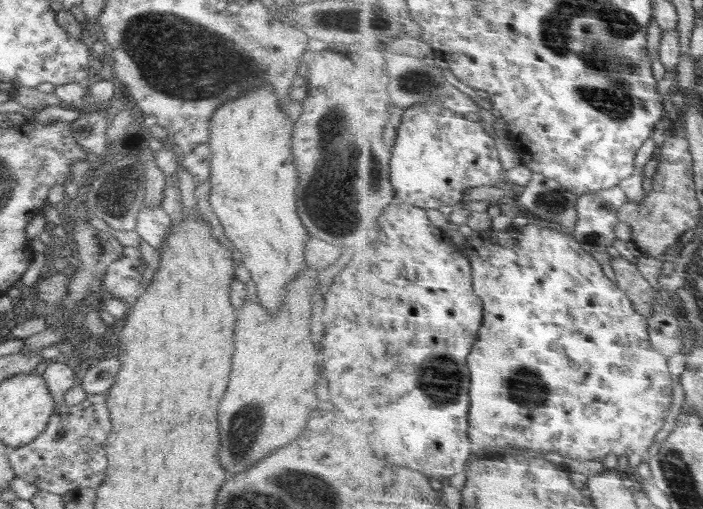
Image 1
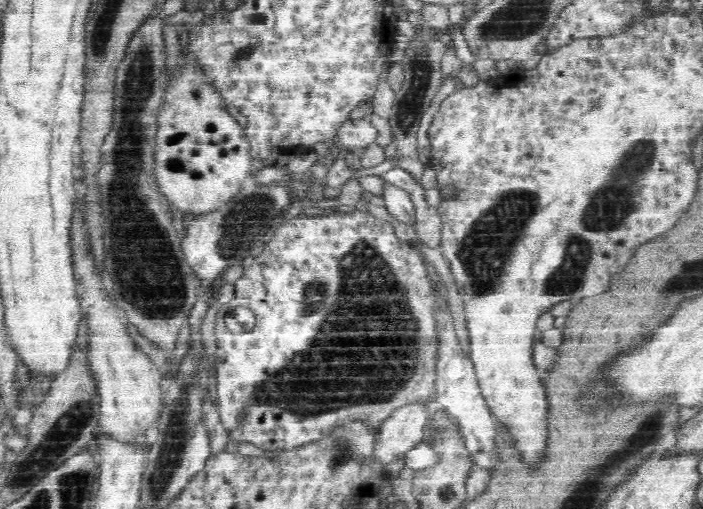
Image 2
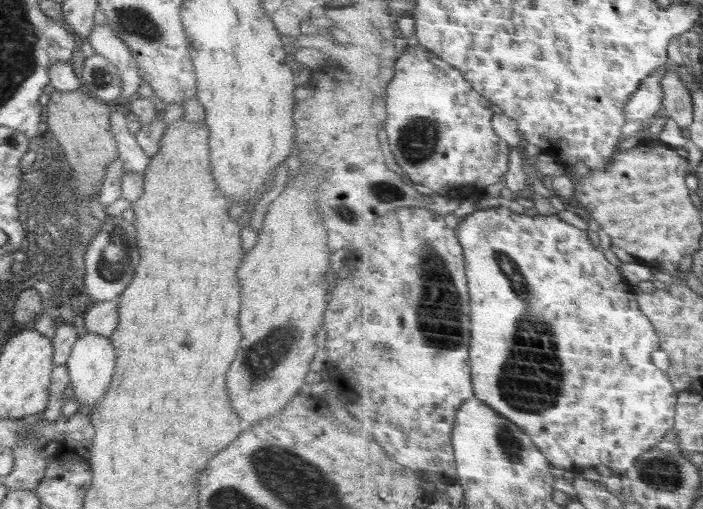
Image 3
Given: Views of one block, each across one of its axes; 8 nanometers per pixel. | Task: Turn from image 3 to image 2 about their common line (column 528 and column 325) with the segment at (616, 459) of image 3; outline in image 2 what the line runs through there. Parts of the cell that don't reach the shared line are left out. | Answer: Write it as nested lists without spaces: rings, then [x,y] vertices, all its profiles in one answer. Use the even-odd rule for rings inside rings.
[[[361,205],[356,208],[342,208],[329,215],[311,217],[298,216],[280,224],[274,236],[264,245],[262,254],[252,255],[248,261],[246,272],[240,280],[236,280],[238,296],[228,304],[222,304],[216,314],[217,349],[214,355],[216,370],[216,404],[222,426],[228,433],[229,440],[239,443],[252,443],[264,450],[281,452],[302,446],[326,434],[330,428],[338,426],[338,422],[346,422],[352,418],[368,418],[384,420],[394,408],[404,403],[415,402],[416,399],[431,400],[435,405],[434,389],[434,354],[436,354],[435,325],[432,310],[435,296],[427,277],[426,268],[419,252],[412,243],[401,241],[396,237],[394,228],[385,219],[368,213]],[[235,308],[246,308],[252,312],[255,326],[240,334],[230,331],[224,318]]]

